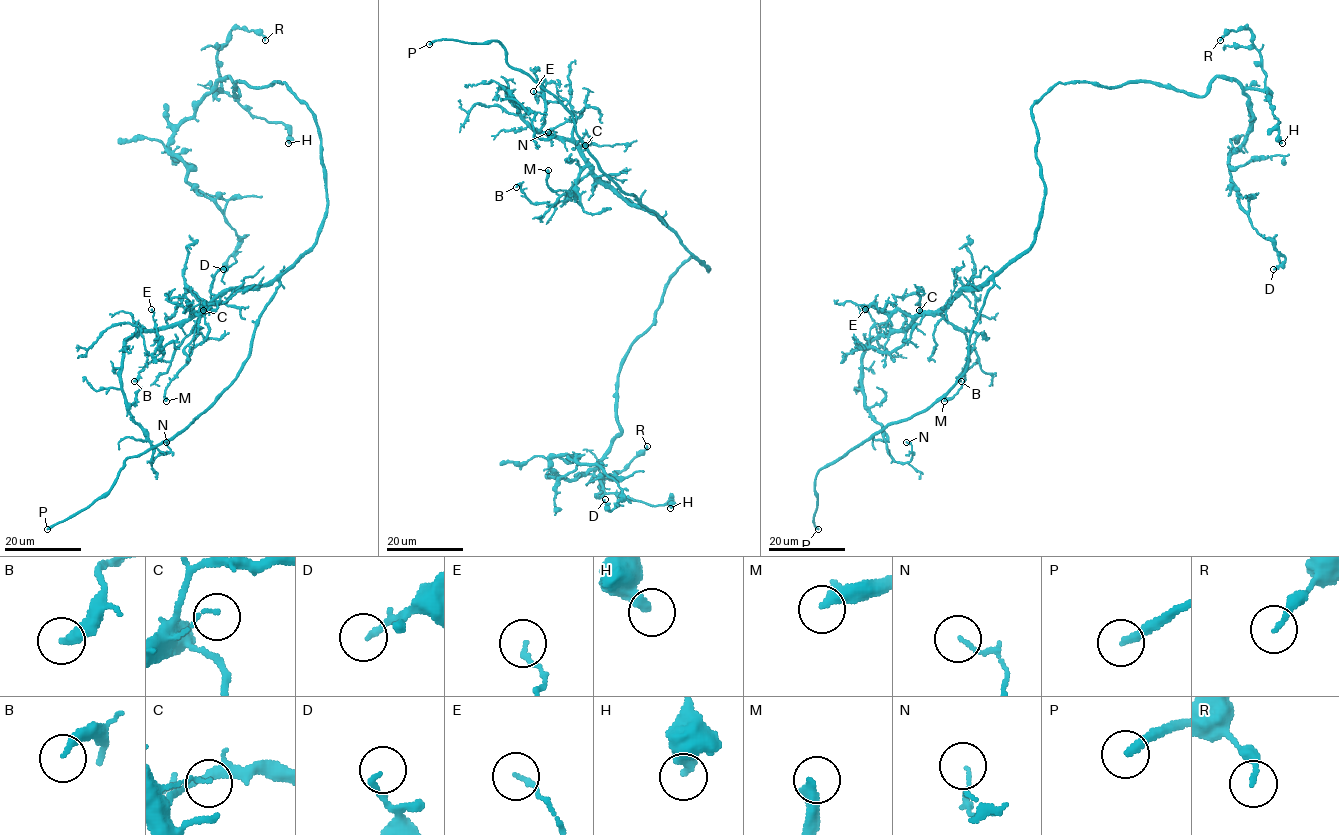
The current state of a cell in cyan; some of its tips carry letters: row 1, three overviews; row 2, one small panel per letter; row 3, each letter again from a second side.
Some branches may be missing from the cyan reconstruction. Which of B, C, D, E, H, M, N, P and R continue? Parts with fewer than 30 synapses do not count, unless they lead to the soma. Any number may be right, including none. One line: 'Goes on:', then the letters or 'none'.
Goes on: P

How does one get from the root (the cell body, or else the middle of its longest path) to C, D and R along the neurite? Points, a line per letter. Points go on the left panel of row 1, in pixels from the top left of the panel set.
C: (321, 157), (327, 209), (317, 241), (270, 282), (226, 288), (207, 310), (199, 313), (203, 310)
D: (321, 157), (285, 83), (237, 95), (225, 76), (202, 99), (168, 151), (240, 238), (223, 269)
R: (321, 157), (316, 116), (285, 83), (238, 81), (238, 95), (229, 76), (212, 87), (233, 29), (265, 40)

